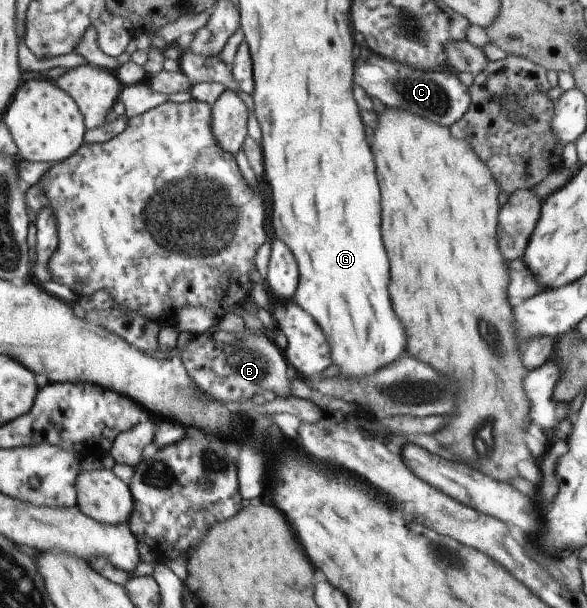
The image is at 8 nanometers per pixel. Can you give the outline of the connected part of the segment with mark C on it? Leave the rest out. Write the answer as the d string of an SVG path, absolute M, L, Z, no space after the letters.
M370 55L368 59L356 61L356 83L364 87L370 97L384 101L388 107L406 109L447 128L462 119L471 106L469 86L459 78L456 71L448 67L432 71L420 70L388 56Z

